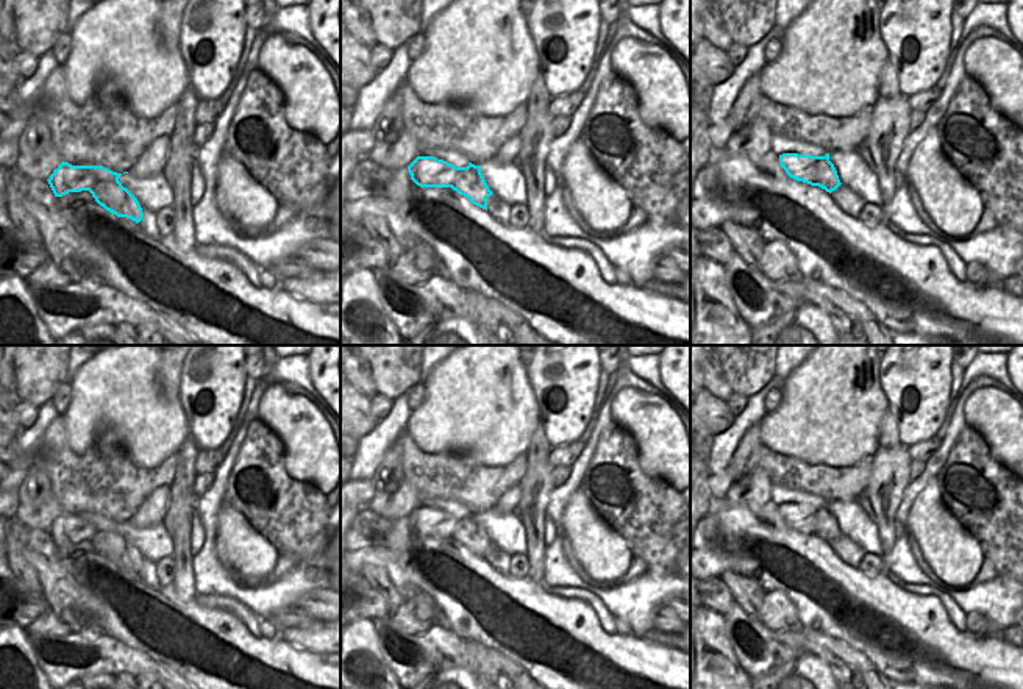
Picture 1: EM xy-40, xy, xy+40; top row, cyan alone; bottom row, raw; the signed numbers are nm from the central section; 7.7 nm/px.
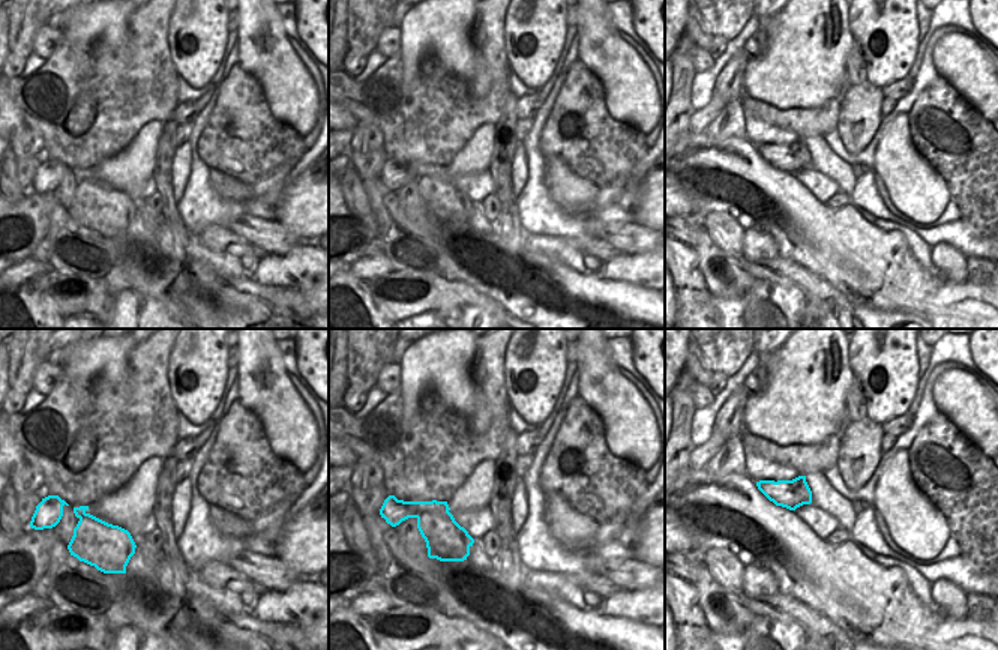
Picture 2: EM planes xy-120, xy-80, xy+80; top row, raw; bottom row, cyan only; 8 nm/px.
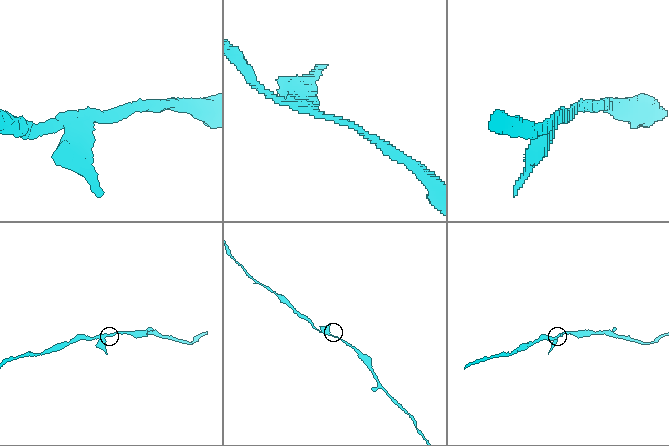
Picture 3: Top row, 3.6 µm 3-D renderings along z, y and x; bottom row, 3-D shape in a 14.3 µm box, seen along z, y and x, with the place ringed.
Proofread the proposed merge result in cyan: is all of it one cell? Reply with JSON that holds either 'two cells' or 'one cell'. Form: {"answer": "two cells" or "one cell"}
{"answer": "two cells"}

